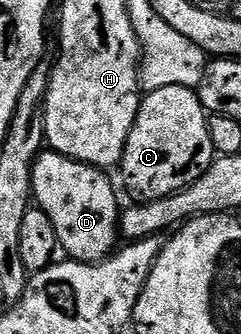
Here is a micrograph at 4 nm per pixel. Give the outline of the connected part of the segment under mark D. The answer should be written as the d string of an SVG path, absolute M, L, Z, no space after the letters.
M54 151L39 154L31 167L31 195L34 204L49 215L57 231L59 249L70 260L94 263L112 256L115 240L120 240L121 204L106 172L94 165L82 165Z

